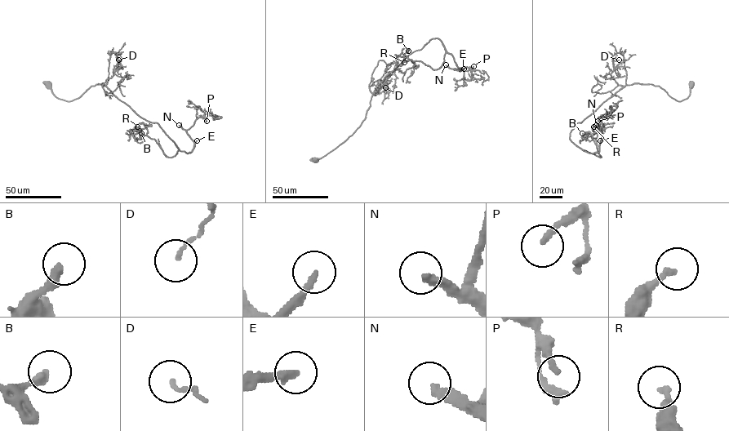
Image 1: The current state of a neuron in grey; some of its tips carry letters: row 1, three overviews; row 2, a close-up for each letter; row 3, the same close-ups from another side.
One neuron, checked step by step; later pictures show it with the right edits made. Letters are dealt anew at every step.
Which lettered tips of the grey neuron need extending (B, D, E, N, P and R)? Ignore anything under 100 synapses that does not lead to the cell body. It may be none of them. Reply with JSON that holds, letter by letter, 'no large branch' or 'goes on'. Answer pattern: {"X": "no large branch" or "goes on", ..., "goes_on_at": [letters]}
{"B": "no large branch", "D": "no large branch", "E": "goes on", "N": "goes on", "P": "no large branch", "R": "no large branch", "goes_on_at": ["E", "N"]}

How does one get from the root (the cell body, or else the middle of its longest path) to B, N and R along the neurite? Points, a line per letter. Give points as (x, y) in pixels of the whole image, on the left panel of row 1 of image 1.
B: (48, 85), (71, 101), (103, 83), (157, 122), (177, 153), (167, 157), (145, 135), (137, 141), (141, 133)
N: (48, 85), (56, 97), (71, 101), (103, 83), (190, 153), (194, 141), (179, 125)
R: (48, 85), (71, 101), (103, 83), (157, 122), (177, 153), (167, 157), (153, 139), (135, 138), (137, 126)

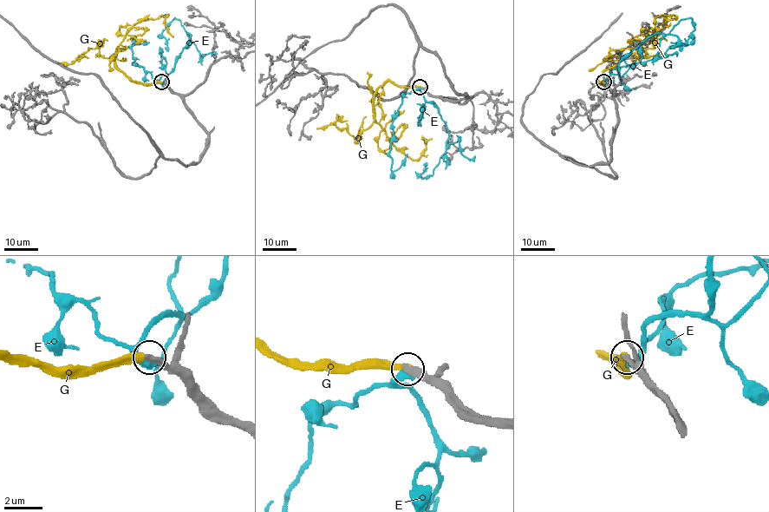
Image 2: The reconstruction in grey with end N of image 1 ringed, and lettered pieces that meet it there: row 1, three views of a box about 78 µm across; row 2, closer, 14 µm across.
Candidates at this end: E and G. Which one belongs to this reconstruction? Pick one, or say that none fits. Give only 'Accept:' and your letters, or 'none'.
Accept: G

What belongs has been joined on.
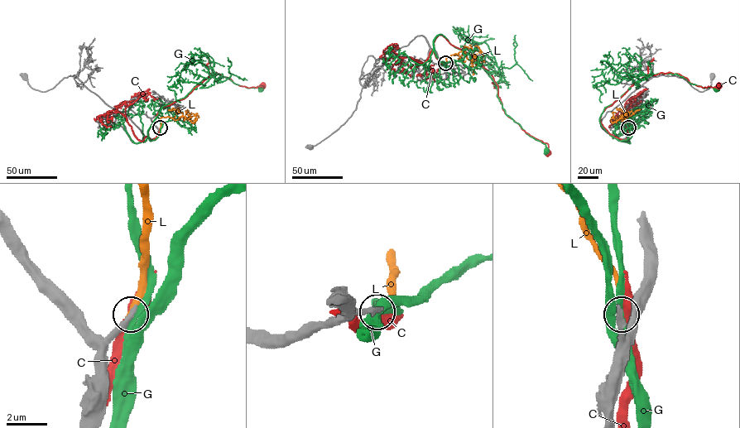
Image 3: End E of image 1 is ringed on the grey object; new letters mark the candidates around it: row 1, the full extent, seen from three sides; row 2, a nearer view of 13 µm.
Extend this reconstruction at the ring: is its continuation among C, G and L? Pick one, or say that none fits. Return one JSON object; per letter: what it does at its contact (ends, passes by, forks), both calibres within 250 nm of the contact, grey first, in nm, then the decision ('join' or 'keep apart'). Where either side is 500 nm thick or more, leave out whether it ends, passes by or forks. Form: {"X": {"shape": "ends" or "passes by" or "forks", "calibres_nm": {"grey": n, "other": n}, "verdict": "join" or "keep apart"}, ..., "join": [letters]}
{"C": {"shape": "passes by", "calibres_nm": {"grey": 360, "other": 440}, "verdict": "keep apart"}, "G": {"shape": "passes by", "calibres_nm": {"grey": 320, "other": 300}, "verdict": "keep apart"}, "L": {"shape": "ends", "calibres_nm": {"grey": 340, "other": 260}, "verdict": "join"}, "join": ["L"]}

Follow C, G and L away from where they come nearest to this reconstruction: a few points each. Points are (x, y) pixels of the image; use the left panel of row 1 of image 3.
C: (160, 127), (151, 140), (148, 131), (160, 109), (183, 99), (213, 73), (228, 77), (240, 86), (262, 84)
G: (160, 127), (156, 137), (150, 141), (148, 129), (160, 109), (184, 98), (211, 73), (241, 86), (261, 88)
L: (160, 127), (162, 117), (176, 120), (180, 117), (189, 118), (195, 116), (196, 119), (194, 122), (189, 120)

